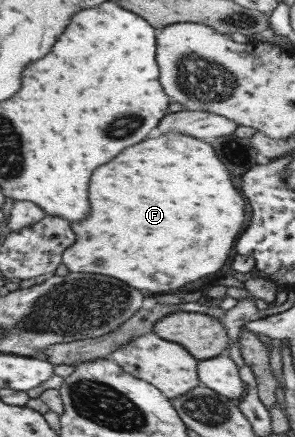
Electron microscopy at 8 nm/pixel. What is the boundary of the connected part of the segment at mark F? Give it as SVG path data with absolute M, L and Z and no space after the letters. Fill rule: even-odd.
M164 134L164 136L158 136L156 140L150 138L146 142L140 142L138 146L132 146L130 150L124 150L114 162L102 166L102 170L94 170L94 182L90 184L90 202L94 202L94 214L90 214L90 218L86 218L86 222L74 222L72 224L78 240L76 240L74 246L70 246L64 251L64 271L106 274L106 276L122 278L124 282L130 282L130 286L134 286L134 288L152 290L152 292L174 290L174 288L186 286L190 282L196 282L196 280L200 280L208 274L214 274L214 272L222 270L224 264L228 262L230 254L232 254L232 248L234 248L238 236L242 234L242 230L246 226L246 214L248 214L246 212L246 200L244 200L242 194L238 194L238 188L234 186L228 168L218 160L216 150L210 144L202 142L202 140L196 140L192 136L180 136L180 134Z

